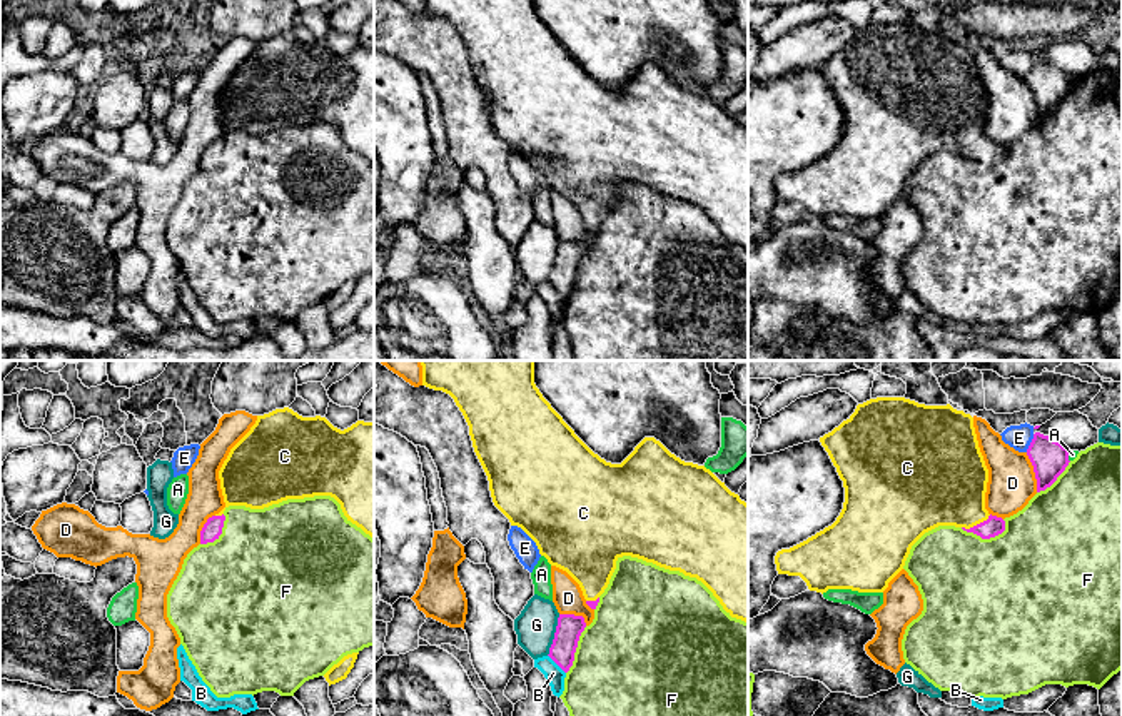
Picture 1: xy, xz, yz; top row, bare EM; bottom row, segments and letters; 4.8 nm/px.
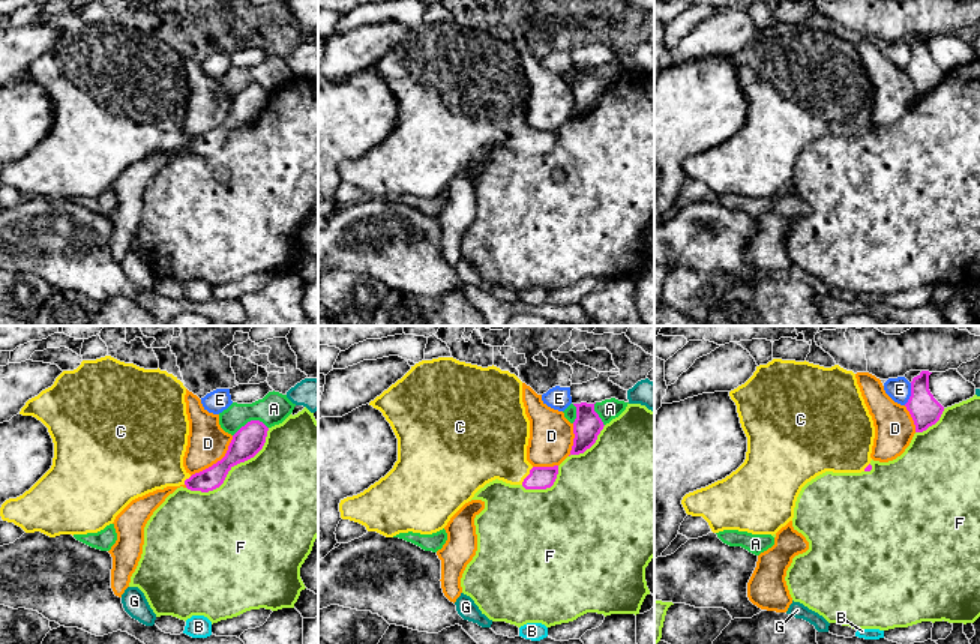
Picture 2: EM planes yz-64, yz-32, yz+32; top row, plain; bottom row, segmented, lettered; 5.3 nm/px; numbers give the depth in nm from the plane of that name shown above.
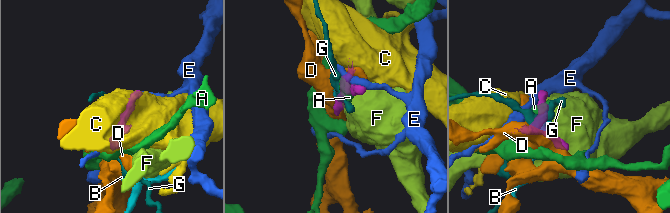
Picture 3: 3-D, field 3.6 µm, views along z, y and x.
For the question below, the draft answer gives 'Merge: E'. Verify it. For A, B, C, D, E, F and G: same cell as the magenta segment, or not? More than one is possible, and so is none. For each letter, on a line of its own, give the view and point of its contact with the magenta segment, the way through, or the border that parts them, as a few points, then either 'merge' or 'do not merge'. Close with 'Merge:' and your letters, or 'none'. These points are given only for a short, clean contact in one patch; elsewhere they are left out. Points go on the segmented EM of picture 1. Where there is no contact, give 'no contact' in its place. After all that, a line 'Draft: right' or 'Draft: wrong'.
A: yz (1067, 456) | along yz (1067, 451), (1069, 461) | do not merge
B: xz (556, 663) | along xz (548, 655), (565, 673) | do not merge
C: yz (977, 524) | across yz (994, 526), (977, 524), (944, 484) | merge
D: yz (1034, 471) | do not merge
E: yz (1031, 443) | along yz (1034, 434), (1025, 451) | do not merge
F: yz (985, 538) | do not merge
G: xz (555, 635) | along xz (560, 615), (555, 638), (546, 655) | do not merge
Merge: C
Draft: wrong

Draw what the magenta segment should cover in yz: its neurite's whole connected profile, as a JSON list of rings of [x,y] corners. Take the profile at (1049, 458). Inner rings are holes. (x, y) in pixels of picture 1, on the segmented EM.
[[[1040,432],[1034,434],[1027,456],[1034,466],[1037,492],[1050,487],[1070,462],[1069,449]]]

